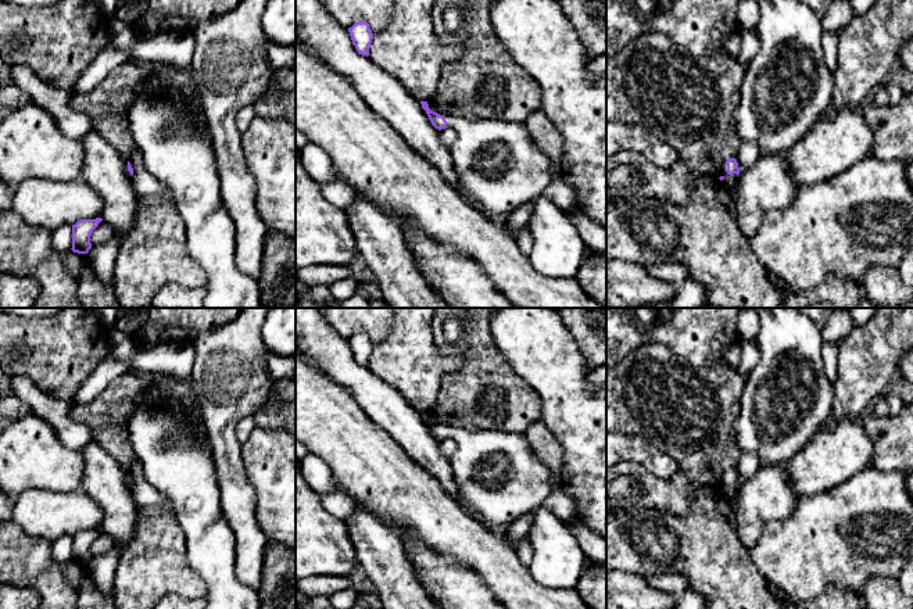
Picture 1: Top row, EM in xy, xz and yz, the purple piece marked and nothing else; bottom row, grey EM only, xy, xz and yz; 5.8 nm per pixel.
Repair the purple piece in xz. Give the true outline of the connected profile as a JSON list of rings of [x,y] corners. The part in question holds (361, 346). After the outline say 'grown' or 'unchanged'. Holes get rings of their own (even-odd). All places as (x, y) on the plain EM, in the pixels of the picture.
[[[359,332],[348,338],[352,355],[362,366],[369,366],[369,358],[373,350],[373,344],[366,332]]]; unchanged

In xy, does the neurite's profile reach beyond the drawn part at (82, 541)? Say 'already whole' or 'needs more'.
already whole

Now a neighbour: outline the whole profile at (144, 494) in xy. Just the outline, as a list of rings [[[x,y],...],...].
[[[137,458],[126,470],[133,479],[132,492],[137,505],[155,505],[172,513],[171,501],[142,477],[142,462]]]

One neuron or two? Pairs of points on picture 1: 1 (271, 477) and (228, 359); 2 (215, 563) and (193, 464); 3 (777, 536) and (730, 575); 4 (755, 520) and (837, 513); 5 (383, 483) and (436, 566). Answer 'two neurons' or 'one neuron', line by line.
1: two neurons
2: one neuron
3: two neurons
4: two neurons
5: two neurons

